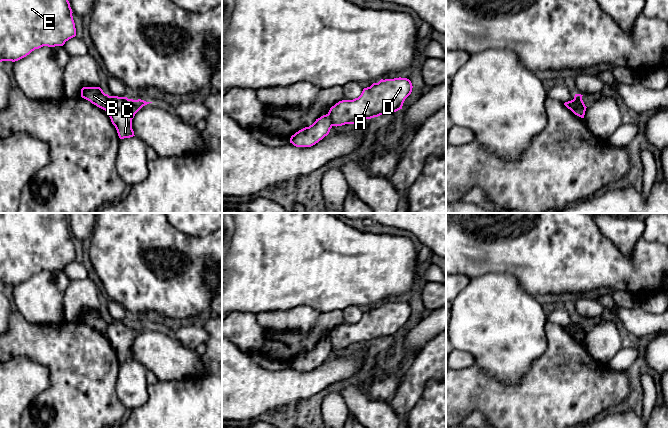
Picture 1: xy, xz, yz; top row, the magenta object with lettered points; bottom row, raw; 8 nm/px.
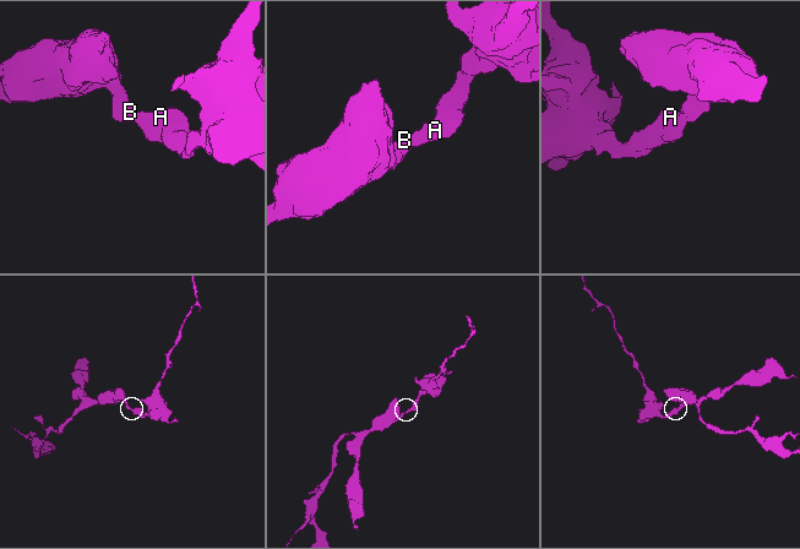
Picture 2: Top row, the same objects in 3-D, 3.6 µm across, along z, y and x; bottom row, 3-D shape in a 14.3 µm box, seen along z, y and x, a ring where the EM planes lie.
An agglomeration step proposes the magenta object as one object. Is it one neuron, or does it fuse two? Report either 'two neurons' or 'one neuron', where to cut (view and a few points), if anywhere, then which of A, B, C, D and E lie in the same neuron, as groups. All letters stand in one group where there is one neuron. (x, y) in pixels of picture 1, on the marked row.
two neurons; cut yz (573, 99), (585, 109); groups A C D / B E

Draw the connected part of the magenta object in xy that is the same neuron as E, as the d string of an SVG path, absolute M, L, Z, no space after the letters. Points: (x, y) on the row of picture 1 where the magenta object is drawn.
M0 0L0 62L18 61L43 46L63 46L76 36L68 0Z

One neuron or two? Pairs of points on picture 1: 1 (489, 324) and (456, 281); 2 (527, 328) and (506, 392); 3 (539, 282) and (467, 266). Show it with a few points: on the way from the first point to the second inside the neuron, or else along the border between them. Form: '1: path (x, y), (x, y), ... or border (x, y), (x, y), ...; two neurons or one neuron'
1: border (470, 278), (470, 281), (456, 297); two neurons
2: border (528, 370), (516, 384), (502, 384), (487, 375); two neurons
3: path (521, 264), (485, 263); one neuron

